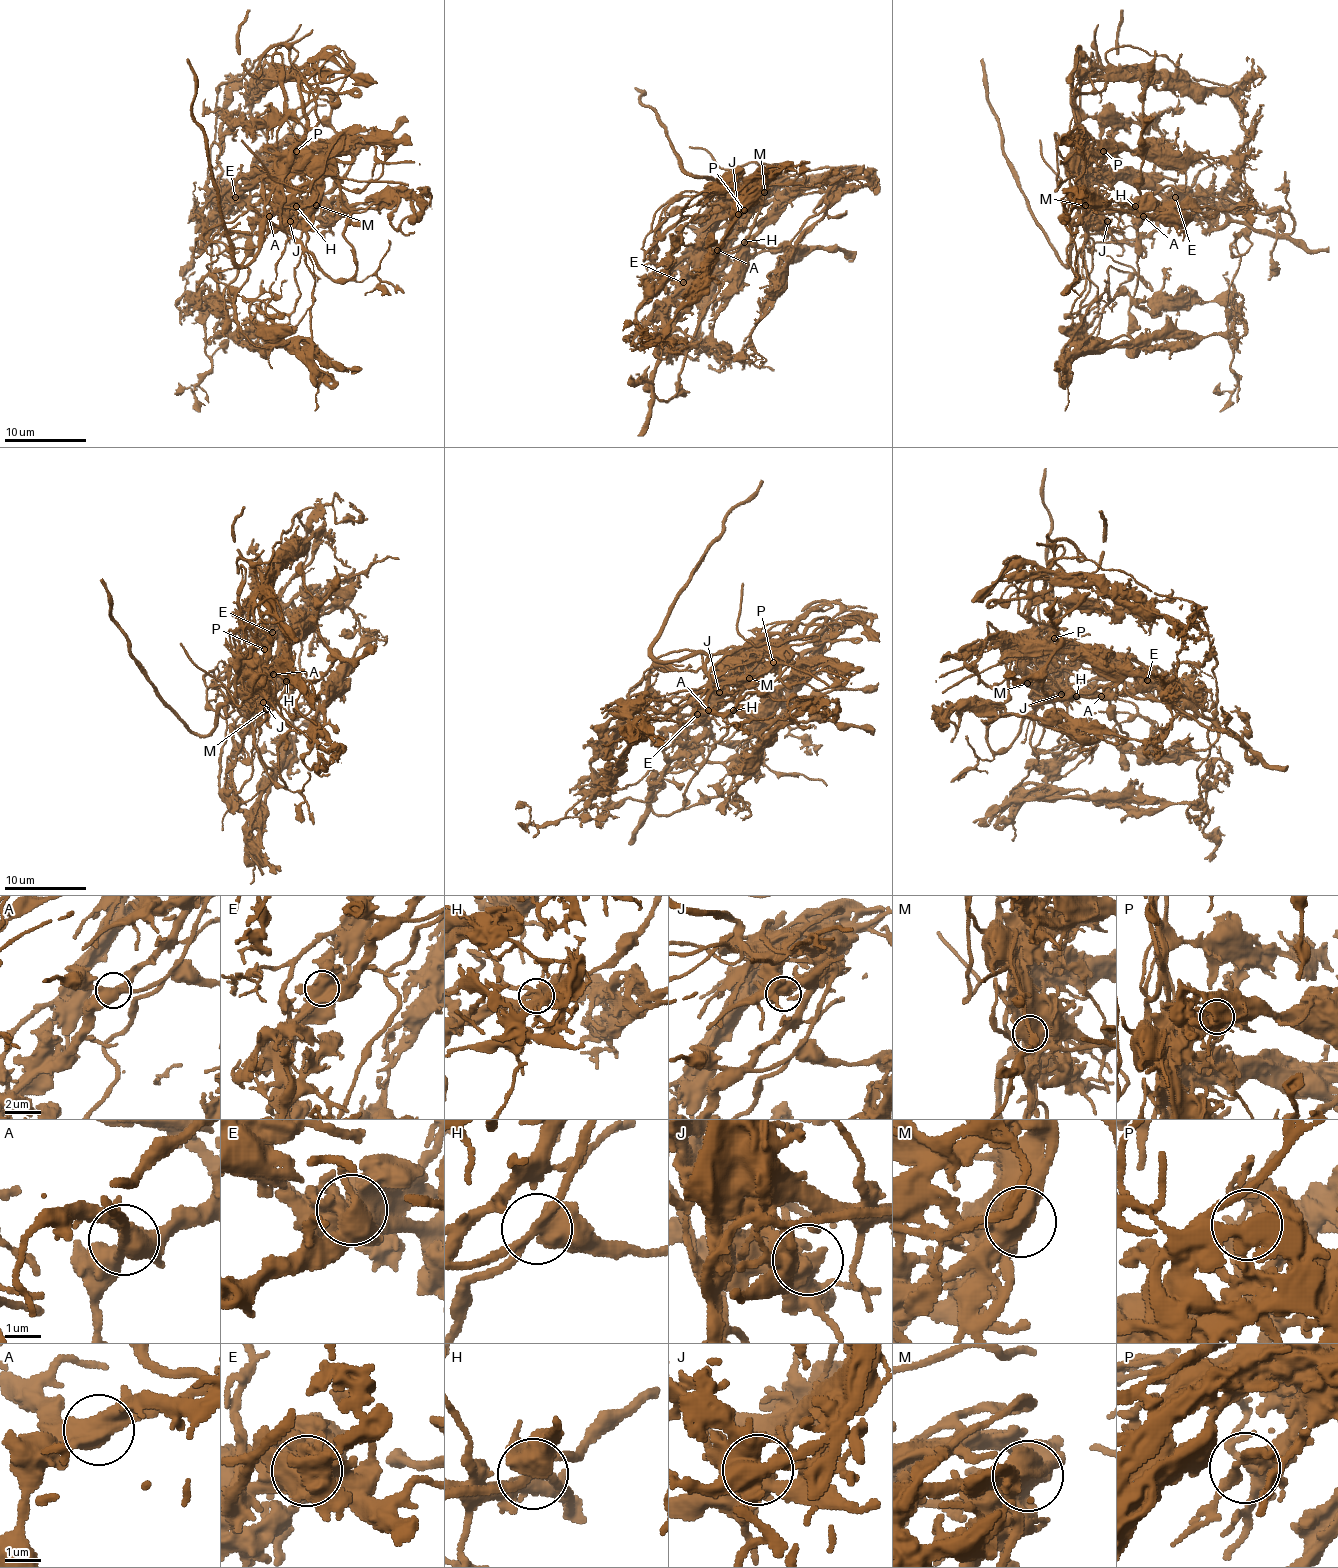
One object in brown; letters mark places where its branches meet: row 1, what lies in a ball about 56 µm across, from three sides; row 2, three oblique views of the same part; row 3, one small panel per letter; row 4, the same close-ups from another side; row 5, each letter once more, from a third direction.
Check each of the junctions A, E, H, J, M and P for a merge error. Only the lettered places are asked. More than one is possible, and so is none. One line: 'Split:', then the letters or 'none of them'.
Split: A, E, H, M

